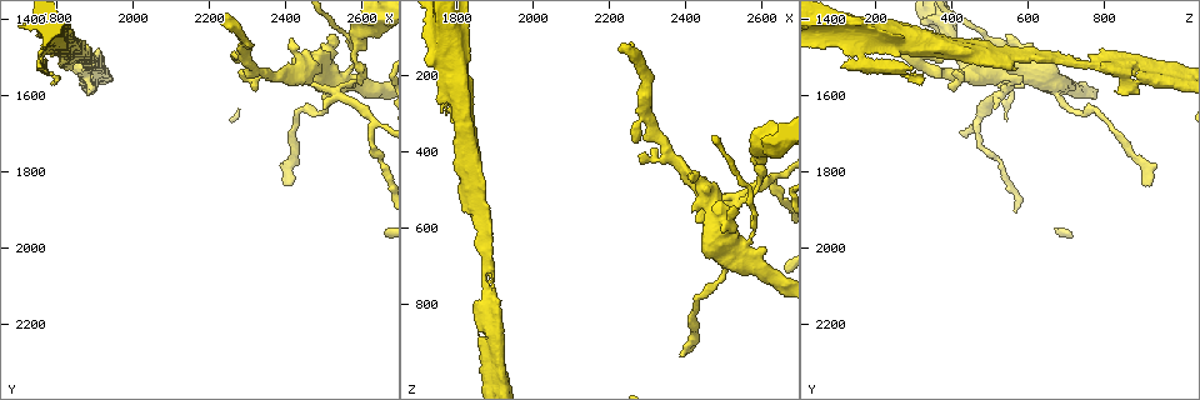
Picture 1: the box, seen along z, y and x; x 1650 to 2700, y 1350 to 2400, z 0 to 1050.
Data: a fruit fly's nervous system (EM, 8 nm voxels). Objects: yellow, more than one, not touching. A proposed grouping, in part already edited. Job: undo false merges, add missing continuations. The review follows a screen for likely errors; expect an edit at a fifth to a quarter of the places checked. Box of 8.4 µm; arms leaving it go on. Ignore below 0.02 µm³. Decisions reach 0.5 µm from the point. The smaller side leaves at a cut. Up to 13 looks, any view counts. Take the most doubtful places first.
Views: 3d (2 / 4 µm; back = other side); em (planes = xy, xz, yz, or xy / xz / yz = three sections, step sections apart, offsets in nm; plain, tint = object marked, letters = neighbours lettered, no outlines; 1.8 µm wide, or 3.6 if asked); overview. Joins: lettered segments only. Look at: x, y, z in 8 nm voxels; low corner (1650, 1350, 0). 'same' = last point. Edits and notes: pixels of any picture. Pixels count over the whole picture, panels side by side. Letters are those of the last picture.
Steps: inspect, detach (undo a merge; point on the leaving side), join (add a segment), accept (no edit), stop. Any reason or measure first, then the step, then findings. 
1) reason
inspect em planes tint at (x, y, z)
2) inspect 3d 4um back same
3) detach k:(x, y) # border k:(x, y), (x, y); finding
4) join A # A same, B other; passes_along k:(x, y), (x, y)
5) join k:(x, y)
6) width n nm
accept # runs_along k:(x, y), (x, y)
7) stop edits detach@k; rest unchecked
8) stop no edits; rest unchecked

arms run side by side
inspect em planes letters at (1905, 1535, 945)

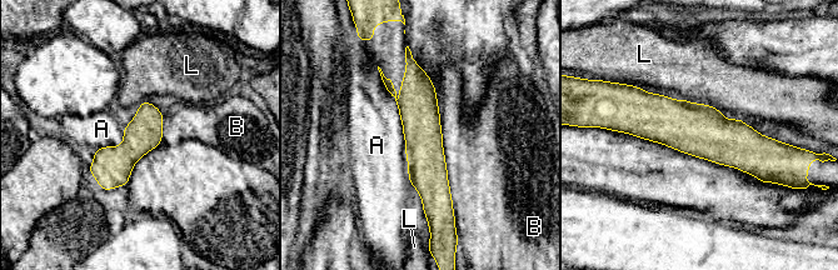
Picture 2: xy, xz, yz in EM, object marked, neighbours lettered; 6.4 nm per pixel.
width 240 nm; longest_contact A 800 nm
accept # A other, B other, L other; one neuron here

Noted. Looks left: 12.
a narrow waist
inspect 3d 2um at (1865, 1515, 730)

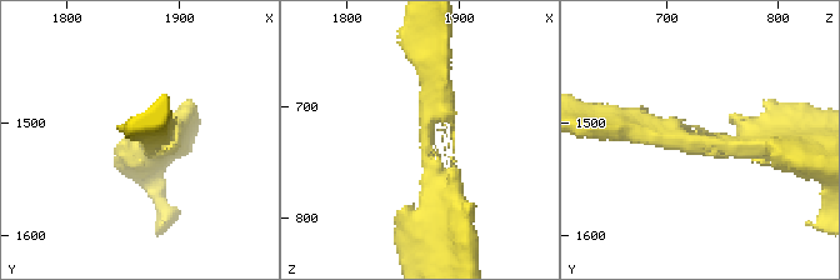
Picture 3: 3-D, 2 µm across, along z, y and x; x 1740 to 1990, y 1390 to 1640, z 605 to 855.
arm_widths 190, 280 nm
inspect em yz step 8 tint at (1870, 1516, 734)

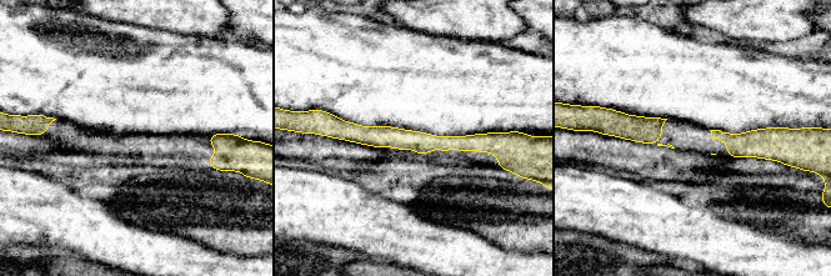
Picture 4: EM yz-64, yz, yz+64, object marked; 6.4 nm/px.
inspect em planes letters same

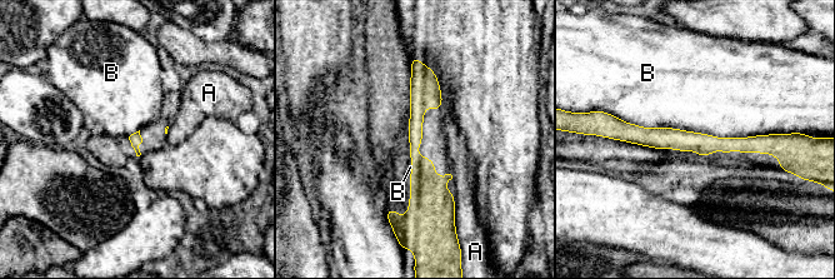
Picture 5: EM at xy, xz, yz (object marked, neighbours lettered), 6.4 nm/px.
width 80 nm
accept # A other, B other; one neuron here

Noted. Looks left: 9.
tapers out
inspect 3d 2um at (2405, 1830, 910)

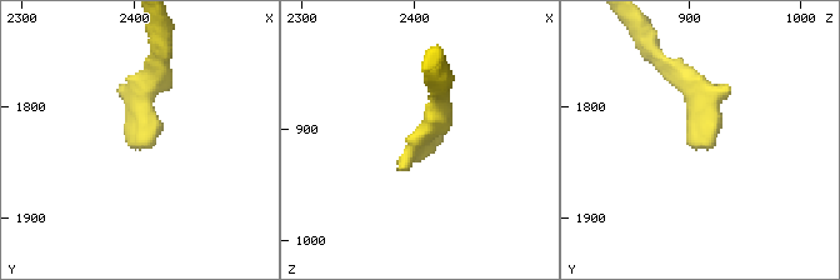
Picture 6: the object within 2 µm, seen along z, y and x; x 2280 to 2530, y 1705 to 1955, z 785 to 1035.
need the tissue
inspect em 3.6um planes letters at (2396, 1832, 916)

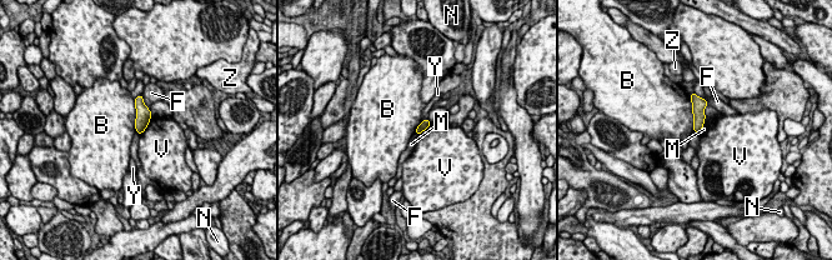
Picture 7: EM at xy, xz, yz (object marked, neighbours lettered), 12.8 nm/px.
accept # B other, F other, M other, N other, V other, Y other, Z other; border 7:(688, 94), (693, 130); none of them fits

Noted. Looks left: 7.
calibre changes
inspect em 3.6um xy step 4 tint at (2555, 1540, 635)

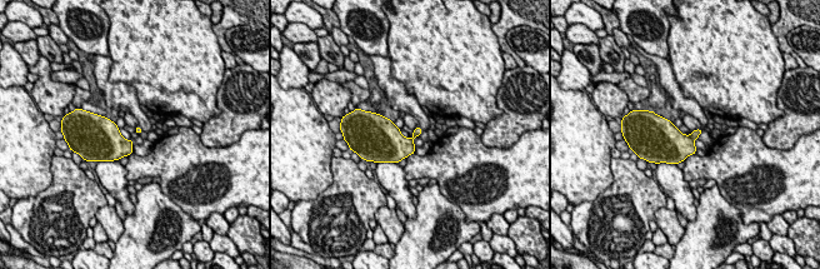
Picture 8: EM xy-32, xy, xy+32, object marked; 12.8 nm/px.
inspect em 3.6um xy step 4 letters same

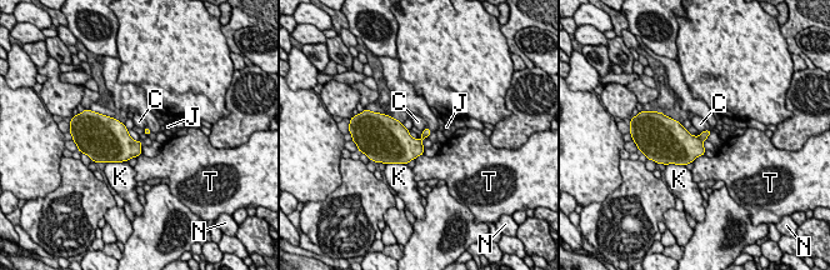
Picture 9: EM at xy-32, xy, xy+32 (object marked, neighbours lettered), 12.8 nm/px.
longest_contact K 300 nm
detach 9:(704, 135) # C other, J other, K other, N other, T other; border 9:(698, 136), (703, 141); a second neuron is stuck on

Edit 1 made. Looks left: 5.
free end
inspect 3d 4um at (2295, 1535, 405)

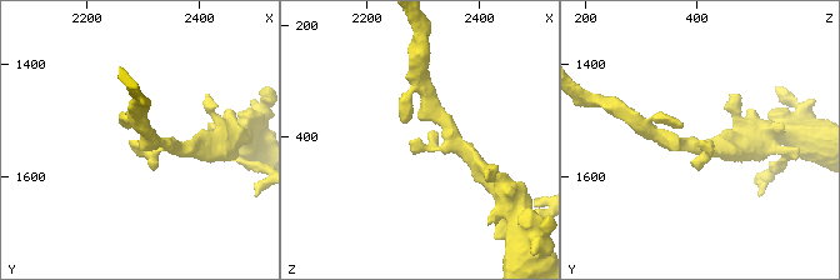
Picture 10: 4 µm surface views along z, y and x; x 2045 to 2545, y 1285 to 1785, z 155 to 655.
inspect em yz step 8 letters at (2290, 1530, 405)

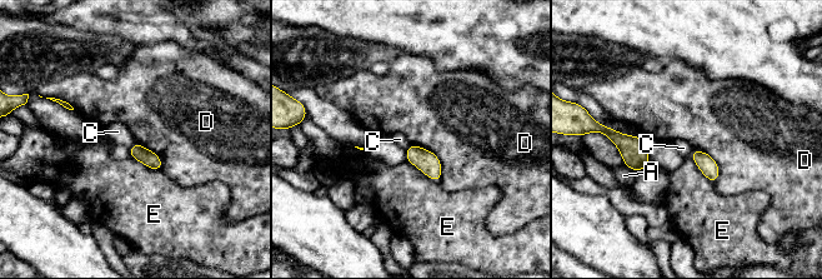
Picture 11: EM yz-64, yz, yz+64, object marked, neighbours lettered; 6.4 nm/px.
cut it another way
inspect em planes letters same

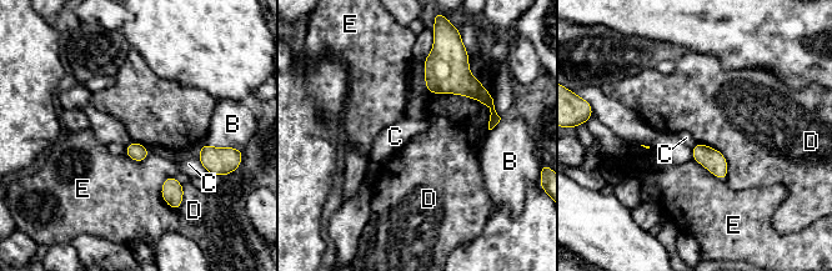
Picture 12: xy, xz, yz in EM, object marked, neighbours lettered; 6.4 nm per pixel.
accept # B other, C other, D other, E other; border 12:(430, 93), (475, 98), (489, 130); none of them fits

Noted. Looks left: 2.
stop edits detach@9; rest unchecked

